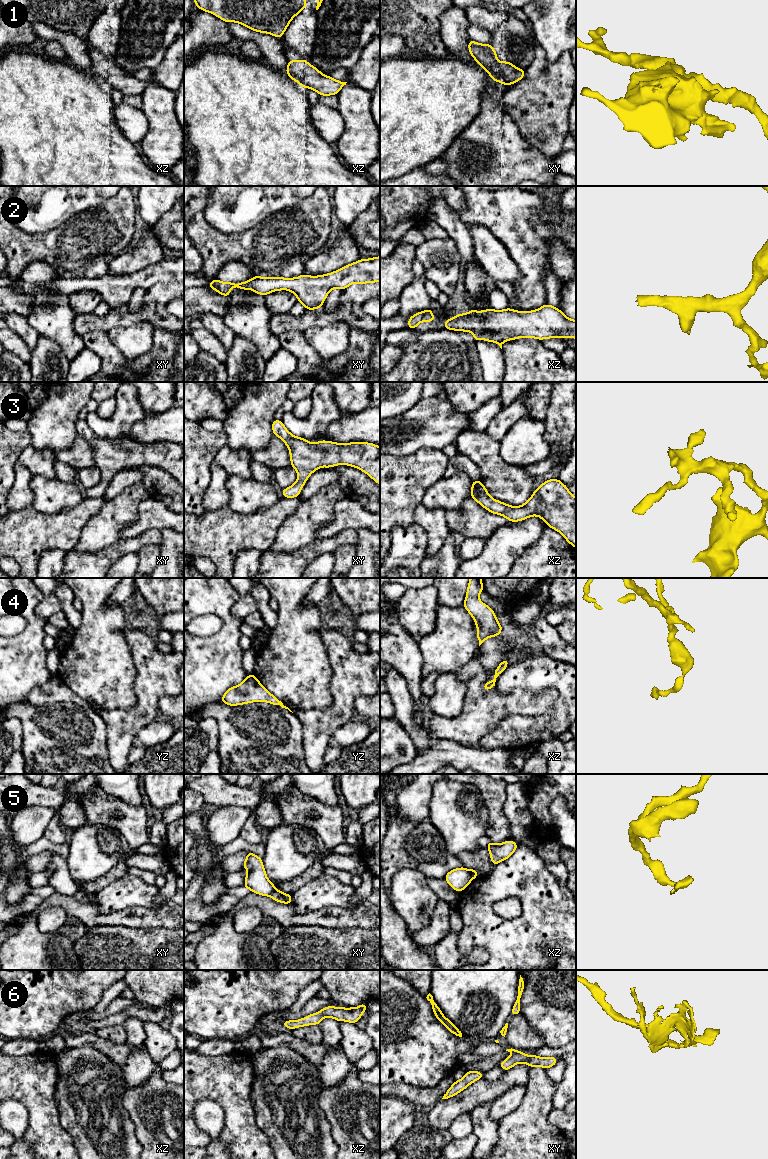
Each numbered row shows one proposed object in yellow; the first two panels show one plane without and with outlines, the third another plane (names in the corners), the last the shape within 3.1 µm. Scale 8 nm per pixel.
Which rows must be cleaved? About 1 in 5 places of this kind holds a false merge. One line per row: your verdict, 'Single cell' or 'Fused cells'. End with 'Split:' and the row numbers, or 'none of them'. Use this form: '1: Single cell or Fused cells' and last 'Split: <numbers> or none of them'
1: Single cell
2: Single cell
3: Single cell
4: Single cell
5: Fused cells
6: Single cell
Split: 5

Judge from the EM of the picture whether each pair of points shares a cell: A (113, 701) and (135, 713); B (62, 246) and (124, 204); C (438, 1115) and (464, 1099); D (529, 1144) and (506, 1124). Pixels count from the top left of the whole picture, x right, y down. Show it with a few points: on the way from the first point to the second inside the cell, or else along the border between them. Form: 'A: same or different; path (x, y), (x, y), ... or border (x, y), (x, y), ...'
A: different; border (134, 686), (134, 705), (103, 707)
B: same; path (77, 243), (93, 235), (109, 219)
C: same; path (444, 1112), (458, 1105)
D: same; path (523, 1138), (512, 1128)

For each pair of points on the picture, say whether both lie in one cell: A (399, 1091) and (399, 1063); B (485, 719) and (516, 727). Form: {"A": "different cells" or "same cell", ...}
{"A": "different cells", "B": "different cells"}

